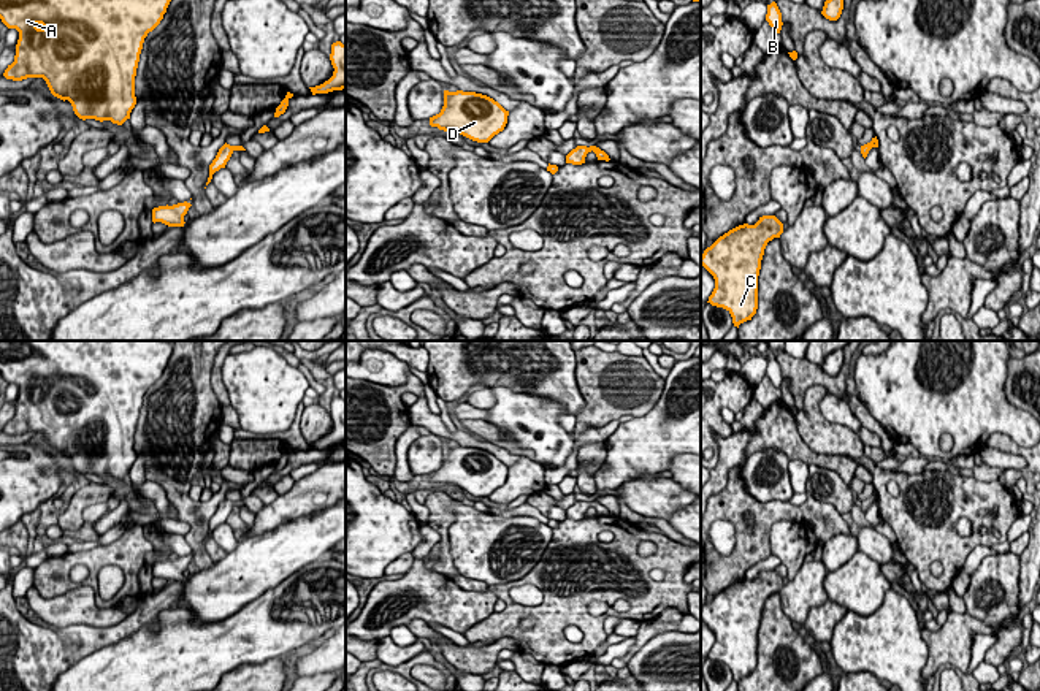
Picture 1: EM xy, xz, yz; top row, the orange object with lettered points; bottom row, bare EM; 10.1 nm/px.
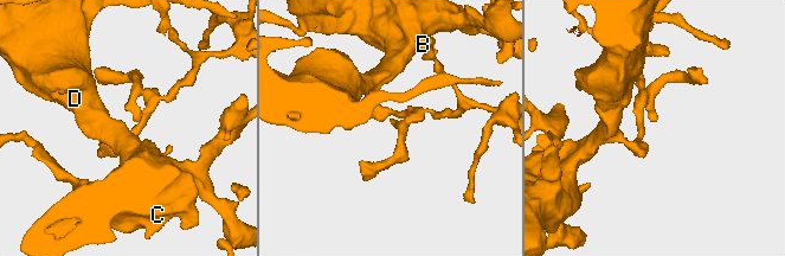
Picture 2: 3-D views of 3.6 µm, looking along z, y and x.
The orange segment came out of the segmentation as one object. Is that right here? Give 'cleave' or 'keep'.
cleave

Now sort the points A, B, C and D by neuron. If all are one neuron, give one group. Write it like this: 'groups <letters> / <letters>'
groups A C D / B

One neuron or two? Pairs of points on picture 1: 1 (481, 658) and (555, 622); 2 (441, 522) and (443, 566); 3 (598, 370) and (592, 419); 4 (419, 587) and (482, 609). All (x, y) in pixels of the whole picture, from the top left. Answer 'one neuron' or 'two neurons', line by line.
1: two neurons
2: one neuron
3: one neuron
4: one neuron

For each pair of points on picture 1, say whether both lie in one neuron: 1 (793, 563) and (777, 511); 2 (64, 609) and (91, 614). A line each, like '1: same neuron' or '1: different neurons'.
1: different neurons
2: same neuron

